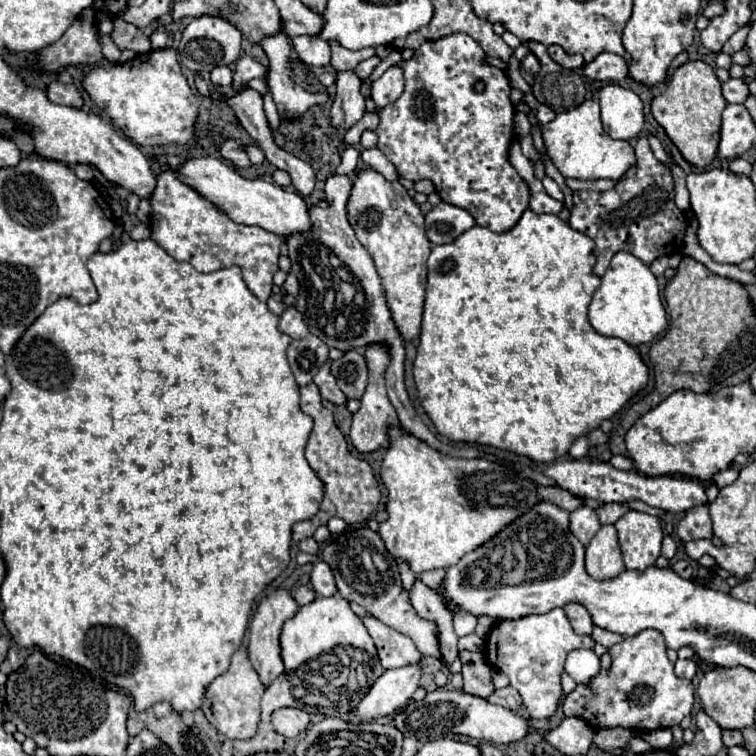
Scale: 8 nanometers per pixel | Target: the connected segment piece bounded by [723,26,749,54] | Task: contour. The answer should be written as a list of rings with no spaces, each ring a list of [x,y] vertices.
[[[745,26],[745,28],[741,28],[741,30],[737,30],[727,42],[725,42],[725,46],[723,46],[723,52],[725,54],[733,54],[733,52],[737,52],[737,50],[741,50],[743,46],[745,46],[745,38],[747,38],[747,32],[749,32],[749,26]]]

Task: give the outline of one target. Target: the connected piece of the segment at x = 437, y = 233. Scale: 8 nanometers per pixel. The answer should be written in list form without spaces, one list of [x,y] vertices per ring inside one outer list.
[[[441,202],[425,216],[425,226],[427,226],[427,238],[433,244],[447,244],[465,230],[473,228],[475,218],[459,206]]]

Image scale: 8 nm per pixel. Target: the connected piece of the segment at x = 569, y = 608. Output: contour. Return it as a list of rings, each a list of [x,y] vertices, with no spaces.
[[[567,604],[563,610],[565,610],[567,618],[571,620],[571,626],[577,634],[591,634],[593,620],[583,604]]]

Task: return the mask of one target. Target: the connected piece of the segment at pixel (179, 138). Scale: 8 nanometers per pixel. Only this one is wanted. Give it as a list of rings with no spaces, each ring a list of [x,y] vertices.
[[[173,48],[151,50],[147,54],[135,56],[135,60],[125,64],[109,64],[107,68],[97,64],[83,76],[83,88],[91,100],[103,108],[103,112],[115,122],[123,134],[139,146],[163,146],[163,144],[191,144],[193,142],[193,124],[197,118],[199,98],[189,90],[187,80],[177,62],[177,52]]]

